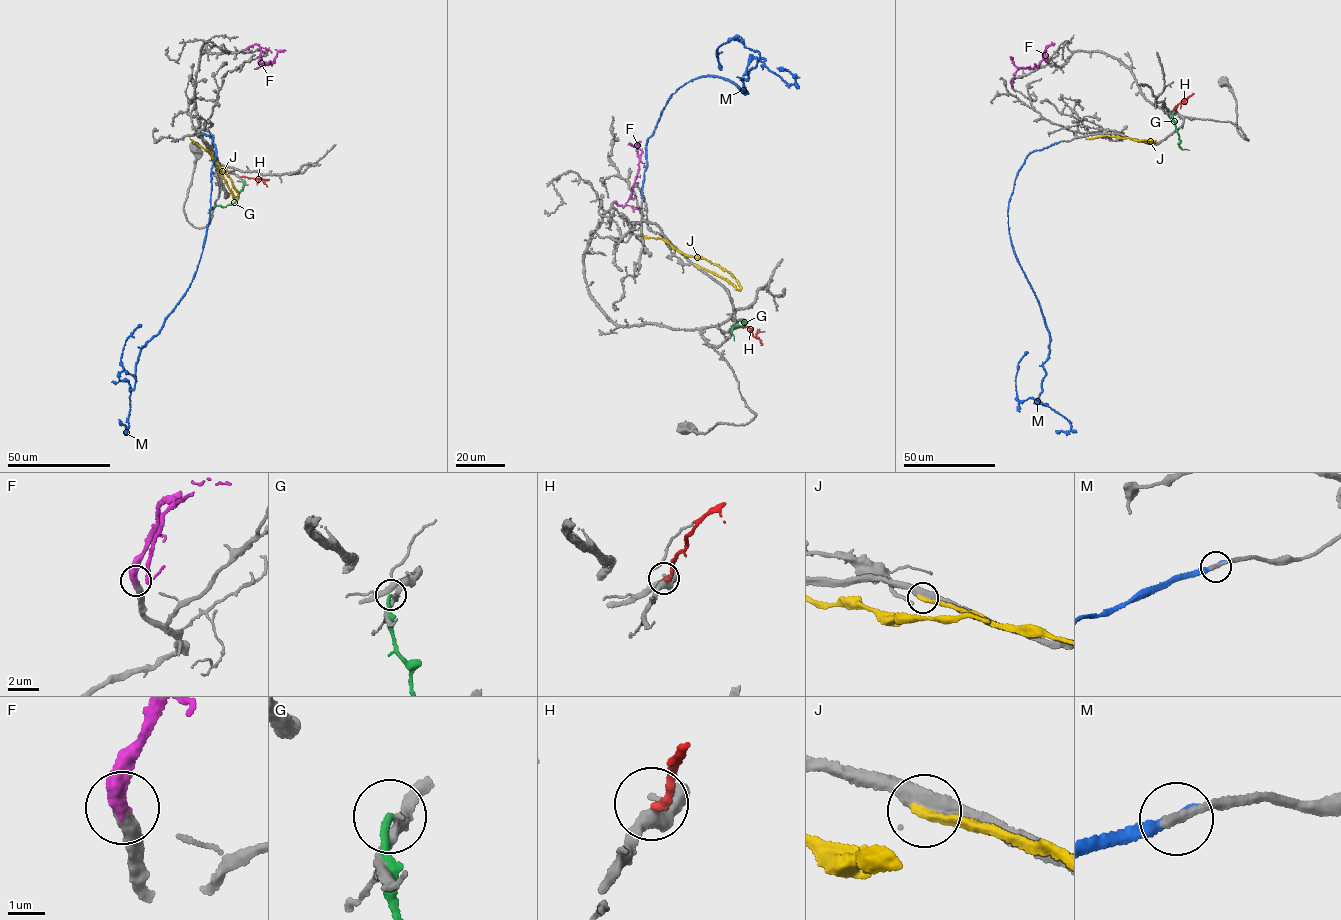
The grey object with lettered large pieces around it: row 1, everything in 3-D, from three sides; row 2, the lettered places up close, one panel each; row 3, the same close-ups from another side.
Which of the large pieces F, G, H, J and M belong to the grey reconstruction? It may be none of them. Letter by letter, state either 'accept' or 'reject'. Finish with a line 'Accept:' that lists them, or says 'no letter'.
F: accept
G: reject
H: accept
J: reject
M: reject
Accept: F, H

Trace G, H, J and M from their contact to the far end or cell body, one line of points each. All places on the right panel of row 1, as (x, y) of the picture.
G: (1172, 114), (1180, 147), (1188, 150)
H: (1174, 111), (1193, 93)
J: (1123, 136), (1154, 141), (1108, 135), (1085, 138)
M: (1059, 142), (1029, 154), (1008, 202), (1013, 250), (1050, 340), (1042, 392), (1020, 401), (1015, 375), (1028, 352)

